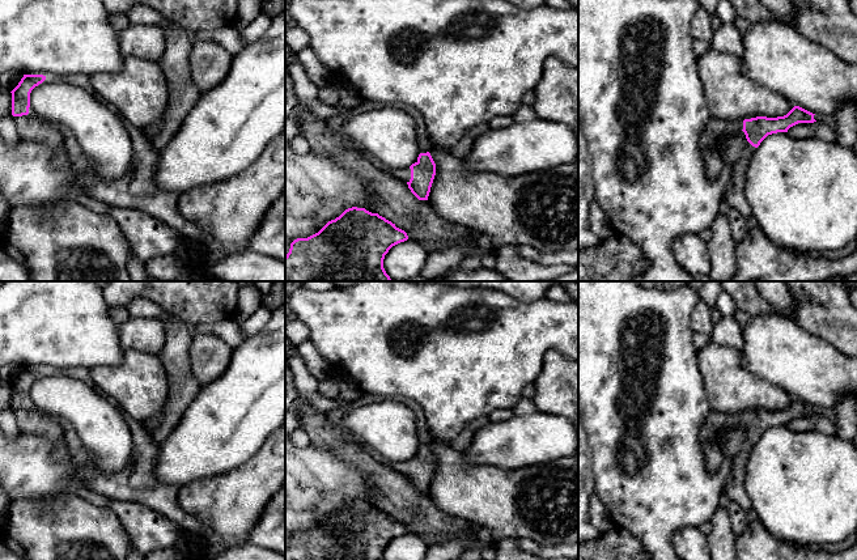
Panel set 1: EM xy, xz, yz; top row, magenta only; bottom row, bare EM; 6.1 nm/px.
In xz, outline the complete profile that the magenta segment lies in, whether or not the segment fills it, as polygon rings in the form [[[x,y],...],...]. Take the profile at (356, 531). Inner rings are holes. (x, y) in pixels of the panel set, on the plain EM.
[[[352,500],[318,526],[294,533],[285,560],[383,560],[389,543],[407,533],[404,523],[378,506]]]

